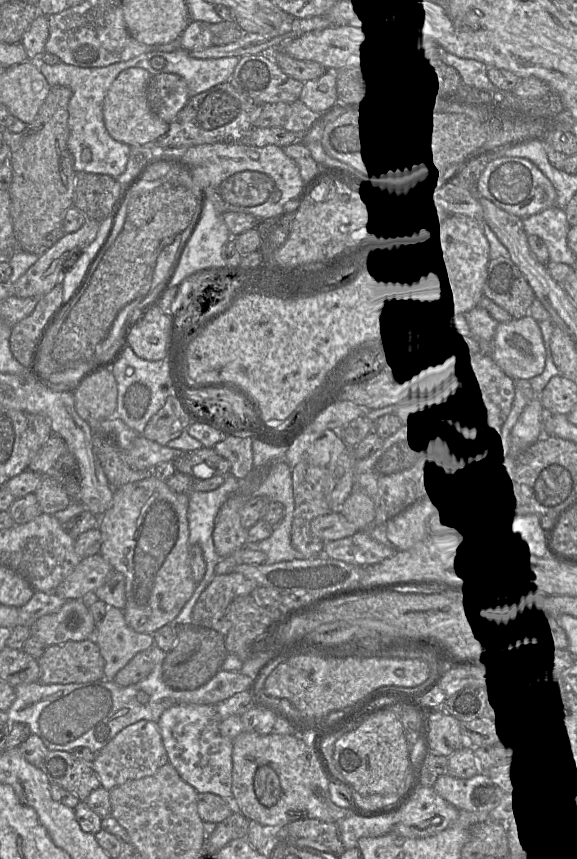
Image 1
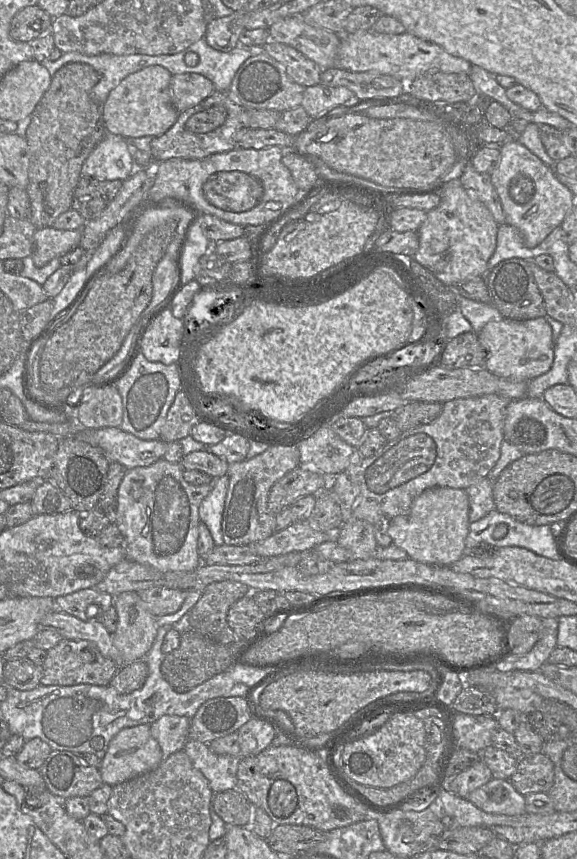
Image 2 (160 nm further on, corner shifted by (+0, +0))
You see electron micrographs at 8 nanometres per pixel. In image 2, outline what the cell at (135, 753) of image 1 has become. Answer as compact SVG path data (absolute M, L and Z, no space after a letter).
M164 715L150 724L150 733L161 748L163 760L183 750L189 738L190 720L183 716Z

